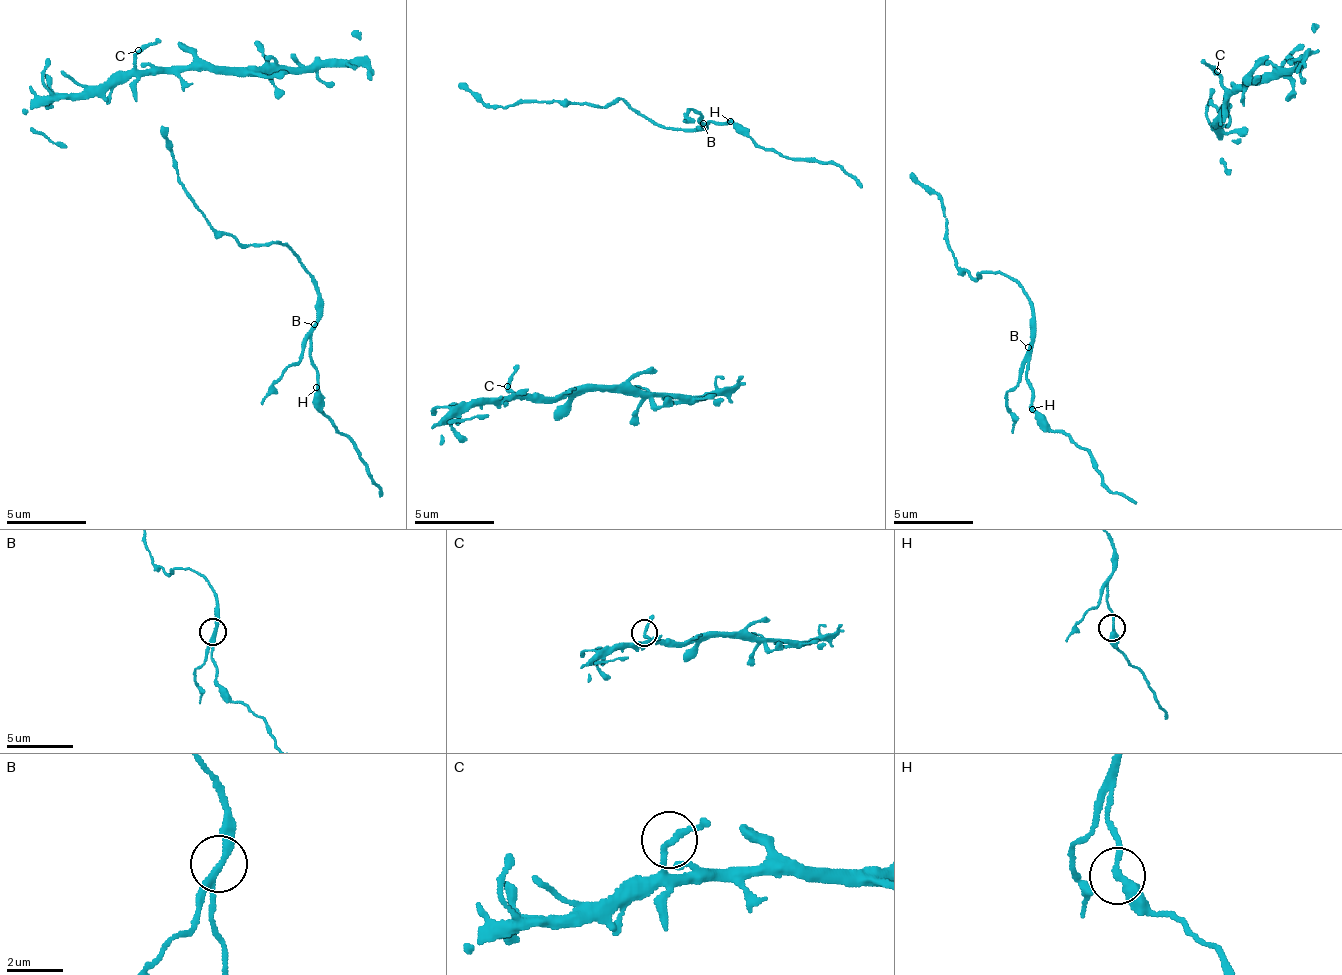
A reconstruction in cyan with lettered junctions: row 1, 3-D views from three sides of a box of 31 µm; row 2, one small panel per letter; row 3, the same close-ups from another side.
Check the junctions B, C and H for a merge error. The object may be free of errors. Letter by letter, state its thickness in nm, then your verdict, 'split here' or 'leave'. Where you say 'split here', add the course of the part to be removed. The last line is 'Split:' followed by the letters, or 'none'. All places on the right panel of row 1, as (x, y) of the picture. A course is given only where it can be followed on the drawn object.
B: 240 nm | split here | (1026, 346), (1022, 379), (1007, 396), (1014, 434)
C: 220 nm | leave
H: 260 nm | leave
Split: B

